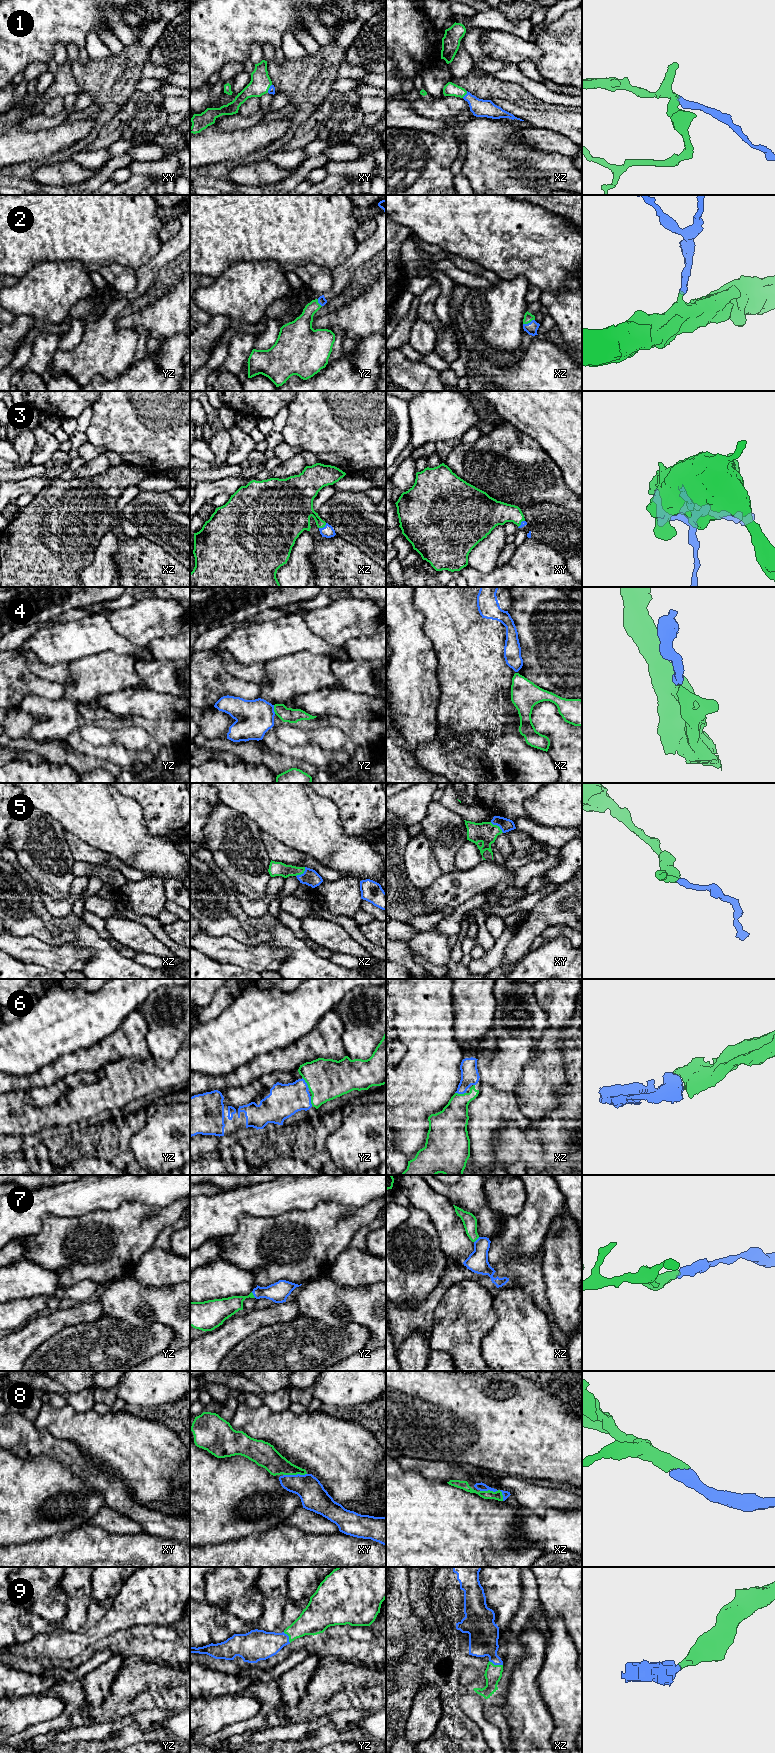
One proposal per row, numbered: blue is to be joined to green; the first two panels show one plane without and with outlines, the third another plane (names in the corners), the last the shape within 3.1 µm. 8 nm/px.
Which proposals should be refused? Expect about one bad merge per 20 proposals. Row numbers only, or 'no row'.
4

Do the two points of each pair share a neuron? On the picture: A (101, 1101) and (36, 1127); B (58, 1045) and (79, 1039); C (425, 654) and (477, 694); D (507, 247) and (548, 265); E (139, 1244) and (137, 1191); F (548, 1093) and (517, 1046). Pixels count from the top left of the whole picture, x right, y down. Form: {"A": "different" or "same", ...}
{"A": "same", "B": "same", "C": "different", "D": "same", "E": "different", "F": "different"}

